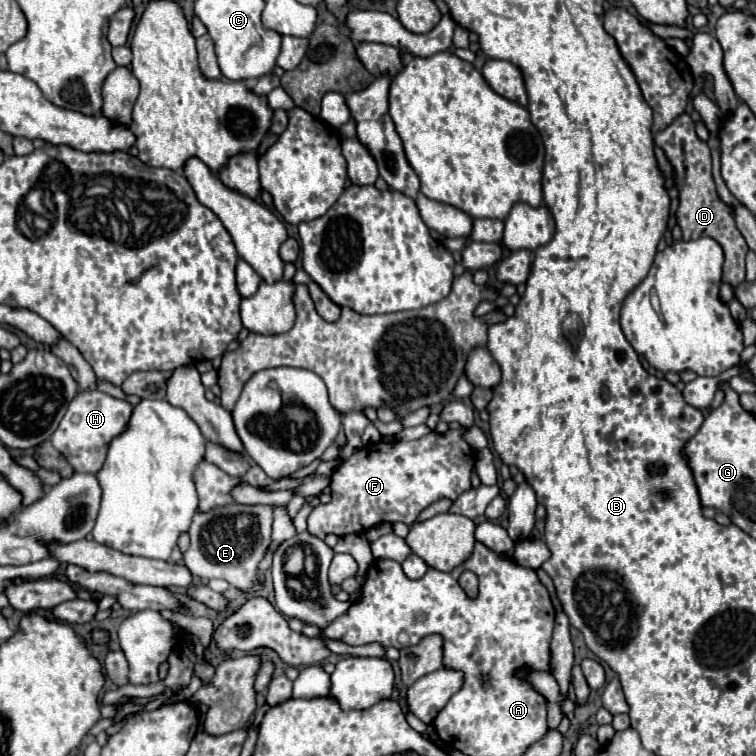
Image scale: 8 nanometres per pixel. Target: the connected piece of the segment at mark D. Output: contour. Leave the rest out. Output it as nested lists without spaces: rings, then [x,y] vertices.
[[[682,113],[670,127],[654,135],[654,143],[666,153],[670,165],[676,169],[676,187],[678,187],[678,211],[676,223],[682,229],[684,241],[696,237],[712,237],[724,249],[724,267],[722,267],[722,281],[730,283],[732,287],[744,281],[744,257],[748,253],[748,245],[740,231],[734,225],[734,217],[728,205],[724,205],[714,187],[712,167],[710,167],[710,149],[704,141],[698,139],[695,124],[688,113]]]

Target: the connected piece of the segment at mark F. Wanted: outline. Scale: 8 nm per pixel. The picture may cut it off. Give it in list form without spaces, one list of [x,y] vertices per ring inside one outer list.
[[[464,427],[448,429],[446,433],[430,431],[416,441],[388,441],[362,447],[332,473],[332,499],[312,509],[308,515],[308,533],[326,539],[326,535],[344,537],[364,533],[386,521],[412,525],[416,515],[434,501],[456,501],[458,495],[470,489],[474,469],[474,453],[464,433]]]

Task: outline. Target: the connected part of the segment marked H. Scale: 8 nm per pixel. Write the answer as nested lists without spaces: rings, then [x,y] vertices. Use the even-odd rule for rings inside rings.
[[[82,391],[70,403],[60,427],[52,433],[50,443],[64,455],[64,459],[78,473],[98,473],[104,465],[108,443],[128,429],[128,417],[132,415],[132,405],[124,399],[110,397],[102,391]]]

